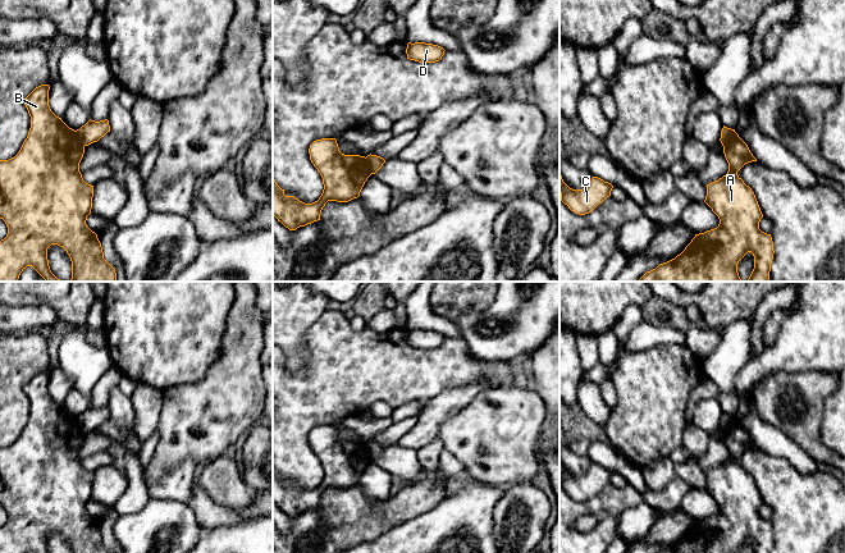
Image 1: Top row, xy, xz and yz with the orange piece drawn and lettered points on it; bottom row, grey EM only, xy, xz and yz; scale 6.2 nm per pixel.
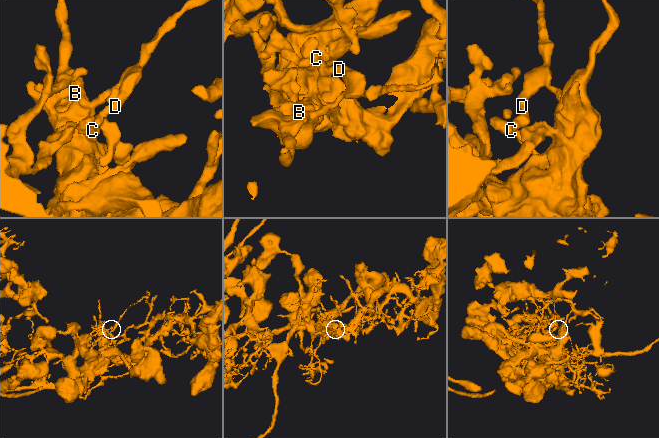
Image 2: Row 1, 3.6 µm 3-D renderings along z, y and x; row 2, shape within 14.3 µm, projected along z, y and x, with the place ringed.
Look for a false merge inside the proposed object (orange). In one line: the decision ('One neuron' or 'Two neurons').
Two neurons

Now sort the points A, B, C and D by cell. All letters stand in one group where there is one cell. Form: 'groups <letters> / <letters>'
groups A B / C D

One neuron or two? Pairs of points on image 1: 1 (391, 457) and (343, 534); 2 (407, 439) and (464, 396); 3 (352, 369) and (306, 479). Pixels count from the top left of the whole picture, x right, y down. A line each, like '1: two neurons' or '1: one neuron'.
1: two neurons
2: one neuron
3: one neuron

